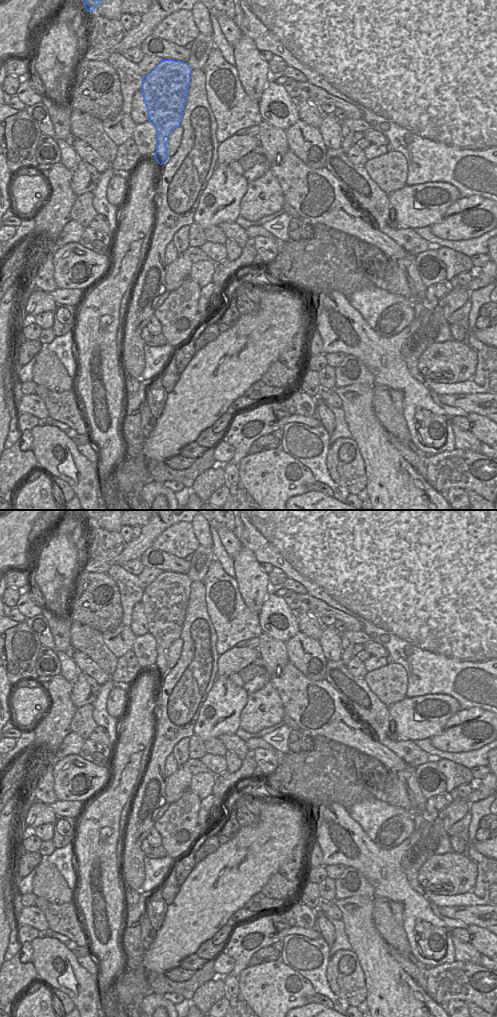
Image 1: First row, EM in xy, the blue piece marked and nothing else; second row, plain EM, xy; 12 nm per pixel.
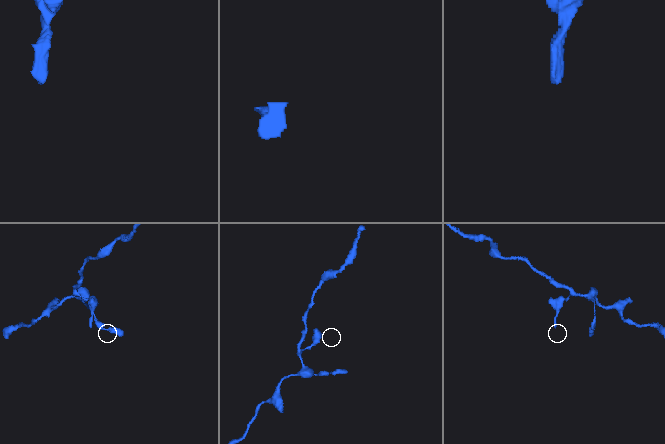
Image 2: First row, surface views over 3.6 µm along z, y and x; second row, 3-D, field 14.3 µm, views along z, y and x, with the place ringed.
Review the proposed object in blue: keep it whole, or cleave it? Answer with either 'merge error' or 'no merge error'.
merge error

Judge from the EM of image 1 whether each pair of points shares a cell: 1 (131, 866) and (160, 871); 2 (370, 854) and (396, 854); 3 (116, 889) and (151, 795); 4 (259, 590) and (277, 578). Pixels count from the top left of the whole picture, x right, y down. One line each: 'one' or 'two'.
1: two
2: one
3: two
4: two

